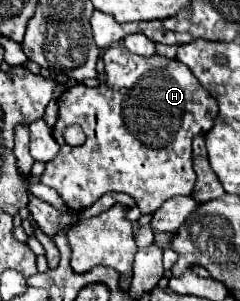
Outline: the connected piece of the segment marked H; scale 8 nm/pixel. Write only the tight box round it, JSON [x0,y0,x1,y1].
[39,43,217,215]

